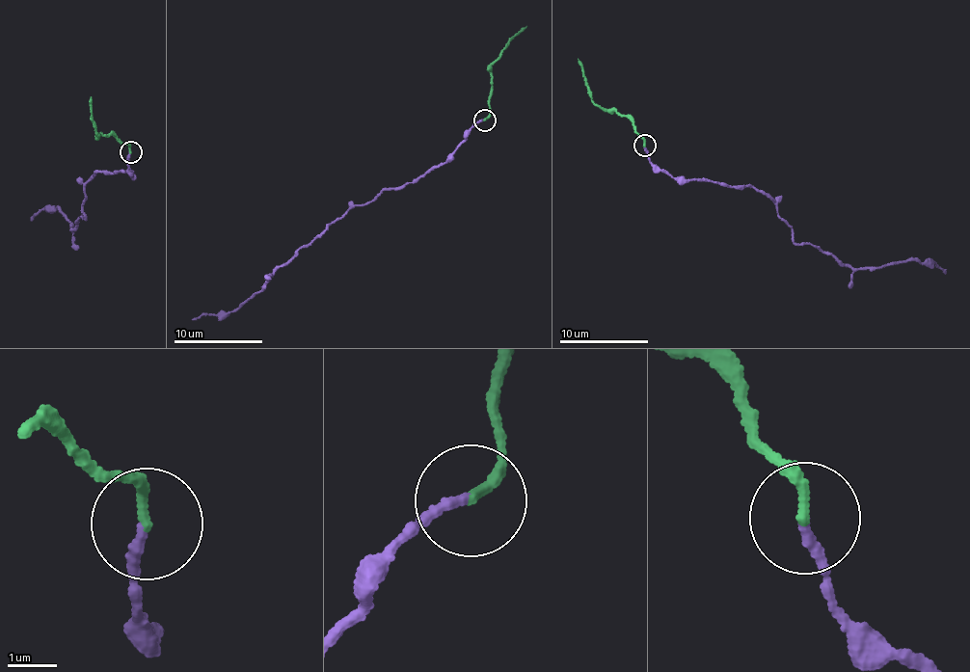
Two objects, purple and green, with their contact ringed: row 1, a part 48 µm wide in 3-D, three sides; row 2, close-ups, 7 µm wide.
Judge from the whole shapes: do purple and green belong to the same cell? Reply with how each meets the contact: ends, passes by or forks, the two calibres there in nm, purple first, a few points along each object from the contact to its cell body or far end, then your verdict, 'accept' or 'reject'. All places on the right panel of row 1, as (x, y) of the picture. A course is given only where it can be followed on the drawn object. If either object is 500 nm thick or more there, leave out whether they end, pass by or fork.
purple ends; green ends; calibres 180 and 200 nm; course purple (645, 146), (646, 158), (678, 178), (749, 185), (777, 205), (793, 241), (856, 270), (914, 260), (946, 274); course green (645, 146), (628, 117), (606, 110), (591, 97), (578, 58); accept

